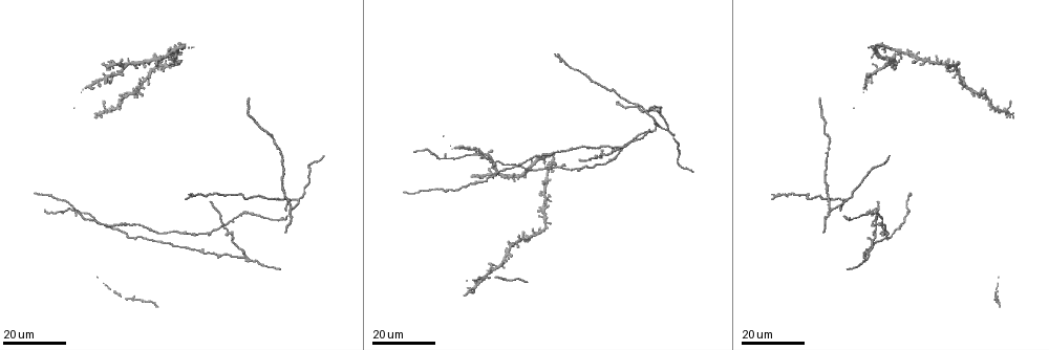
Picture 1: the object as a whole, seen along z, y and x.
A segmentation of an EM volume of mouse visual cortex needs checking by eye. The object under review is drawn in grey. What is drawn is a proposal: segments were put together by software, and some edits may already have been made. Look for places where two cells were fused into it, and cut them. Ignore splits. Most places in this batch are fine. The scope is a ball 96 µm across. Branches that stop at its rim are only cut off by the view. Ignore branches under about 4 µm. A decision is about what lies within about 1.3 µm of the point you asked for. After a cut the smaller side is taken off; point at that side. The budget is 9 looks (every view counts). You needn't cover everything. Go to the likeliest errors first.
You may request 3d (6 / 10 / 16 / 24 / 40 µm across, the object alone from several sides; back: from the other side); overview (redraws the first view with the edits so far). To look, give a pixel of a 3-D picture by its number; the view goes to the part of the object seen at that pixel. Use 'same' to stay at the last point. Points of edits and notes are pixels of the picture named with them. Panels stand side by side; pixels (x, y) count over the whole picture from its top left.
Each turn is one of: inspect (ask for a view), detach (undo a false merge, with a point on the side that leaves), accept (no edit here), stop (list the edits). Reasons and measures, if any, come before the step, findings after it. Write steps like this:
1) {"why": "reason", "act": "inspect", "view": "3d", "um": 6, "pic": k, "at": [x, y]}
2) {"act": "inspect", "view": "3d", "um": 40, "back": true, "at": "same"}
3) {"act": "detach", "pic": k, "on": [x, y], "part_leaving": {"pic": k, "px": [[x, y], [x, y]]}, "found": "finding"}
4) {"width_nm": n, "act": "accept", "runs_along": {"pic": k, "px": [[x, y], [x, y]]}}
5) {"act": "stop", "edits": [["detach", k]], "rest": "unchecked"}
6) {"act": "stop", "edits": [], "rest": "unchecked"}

{"why": "three arms meet", "act": "inspect", "view": "3d", "um": 16, "pic": 1, "at": [247, 260]}

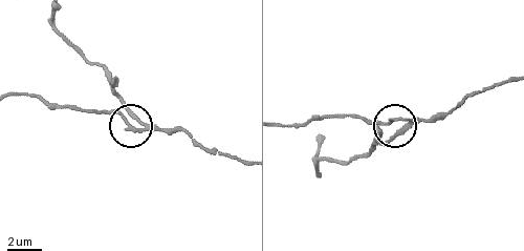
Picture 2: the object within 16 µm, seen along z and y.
{"act": "inspect", "view": "3d", "um": 6, "pic": 2, "at": [407, 129]}

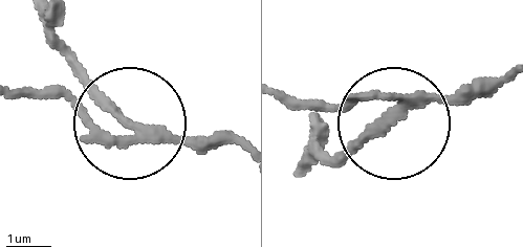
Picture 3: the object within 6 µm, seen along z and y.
{"act": "detach", "pic": 3, "on": [102, 109], "part_leaving": {"pic": 3, "px": [[416, 97], [300, 173]]}, "found": "a second cell is stuck on"}

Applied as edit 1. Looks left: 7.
{"why": "side arm on a straight run", "act": "inspect", "view": "3d", "um": 16, "pic": 1, "at": [558, 168]}

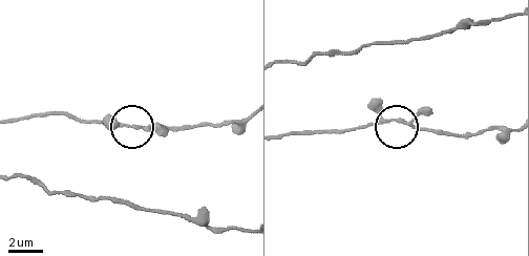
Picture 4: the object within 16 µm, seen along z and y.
{"act": "inspect", "view": "3d", "um": 6, "pic": 4, "at": [399, 120]}

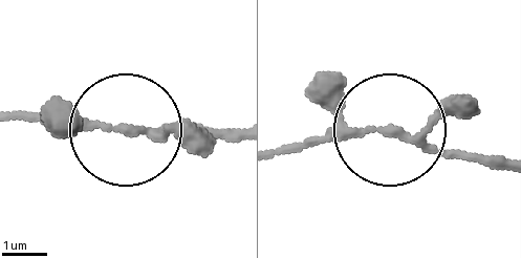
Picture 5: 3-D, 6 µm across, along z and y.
{"why": "from behind", "act": "inspect", "view": "3d", "um": 6, "back": true, "pic": 5, "at": [129, 129]}

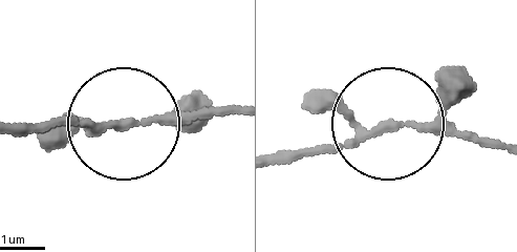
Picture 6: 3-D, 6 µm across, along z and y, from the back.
{"arms": 3, "act": "accept", "found": "continuous, no second cell"}

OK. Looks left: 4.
{"act": "inspect", "view": "3d", "um": 16, "pic": 1, "at": [495, 160]}

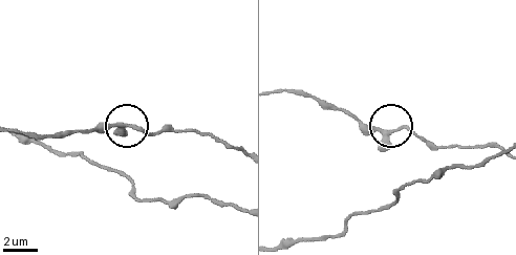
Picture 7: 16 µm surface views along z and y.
{"act": "inspect", "view": "3d", "um": 6, "pic": 7, "at": [388, 132]}

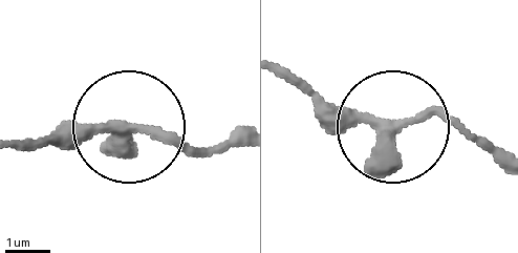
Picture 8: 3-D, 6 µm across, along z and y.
{"act": "accept", "runs_along": {"pic": 8, "px": [[279, 67], [335, 104], [391, 123], [448, 116], [489, 142]]}, "found": "all the same cell"}

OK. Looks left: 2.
{"why": "thick turns thin", "act": "inspect", "view": "3d", "um": 24, "pic": 1, "at": [806, 199]}

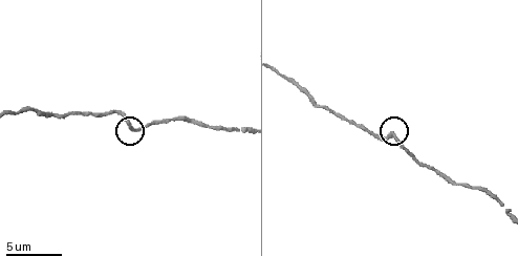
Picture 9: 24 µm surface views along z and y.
{"act": "inspect", "view": "3d", "um": 10, "pic": 9, "at": [396, 140]}

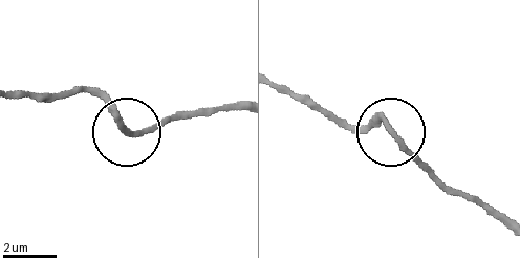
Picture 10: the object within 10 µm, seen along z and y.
{"act": "accept", "runs_along": {"pic": 10, "px": [[502, 222], [441, 189], [383, 123], [356, 128]]}, "found": "all the same cell"}

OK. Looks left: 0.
{"act": "stop", "edits": [["detach", 3]], "rest": "unchecked"}

